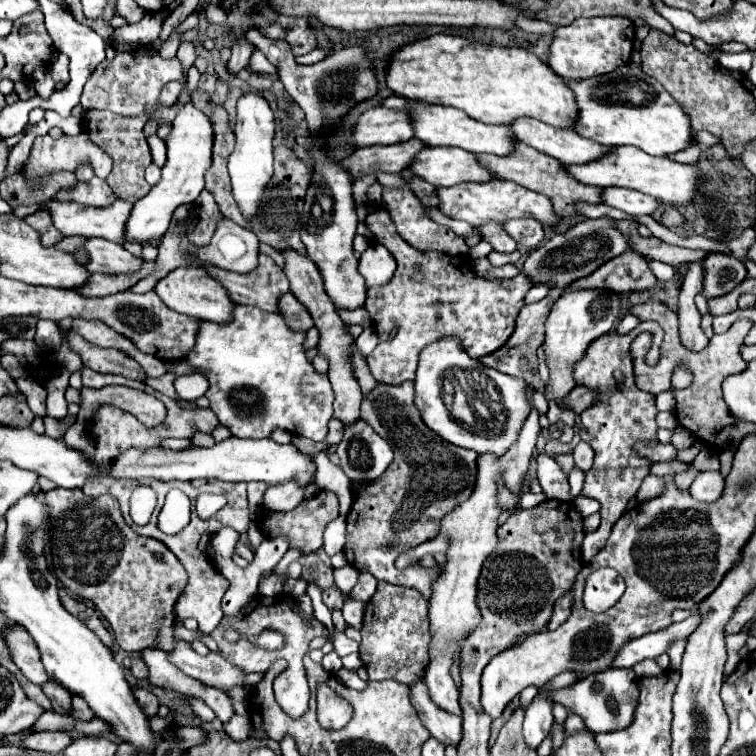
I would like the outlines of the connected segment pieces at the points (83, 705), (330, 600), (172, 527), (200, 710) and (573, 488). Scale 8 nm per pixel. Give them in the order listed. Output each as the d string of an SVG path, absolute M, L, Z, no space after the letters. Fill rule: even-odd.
M71 696L71 716L77 718L77 720L91 720L91 718L95 718L95 714L87 706L87 702L83 702L83 698L79 698L79 696Z
M330 588L323 591L322 600L331 611L341 609L343 606L342 595L337 588Z
M171 490L165 498L165 506L159 514L159 528L165 534L175 534L189 524L189 498L181 490Z
M185 696L188 703L192 705L192 709L195 714L199 715L203 720L207 720L207 722L211 722L211 720L215 720L217 716L215 716L215 712L205 704L202 700L198 698L193 698L193 696Z
M579 468L571 470L571 474L569 474L569 494L571 494L571 500L575 500L581 494L581 490L583 490L583 476L585 476L583 470L579 470Z

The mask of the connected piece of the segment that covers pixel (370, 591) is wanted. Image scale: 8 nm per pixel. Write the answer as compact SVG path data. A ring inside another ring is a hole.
M359 570L357 584L355 584L353 590L349 592L349 598L367 602L367 600L375 594L375 590L377 590L377 580L375 580L375 576L371 576L371 572L363 572L363 570Z

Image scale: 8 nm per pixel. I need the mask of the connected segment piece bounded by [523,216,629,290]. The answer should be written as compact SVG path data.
M601 216L597 220L581 218L567 232L555 234L543 246L531 250L523 264L523 274L531 276L531 280L535 280L535 284L547 284L551 290L565 288L565 286L573 284L575 280L579 280L581 276L589 276L601 264L623 254L629 248L629 240L625 238L625 234L619 232L619 228L615 224L617 222L609 216Z

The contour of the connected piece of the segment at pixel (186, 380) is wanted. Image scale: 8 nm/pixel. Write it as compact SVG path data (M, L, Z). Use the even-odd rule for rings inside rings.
M195 372L175 378L175 392L183 400L197 400L207 392L207 388L209 388L207 378Z

